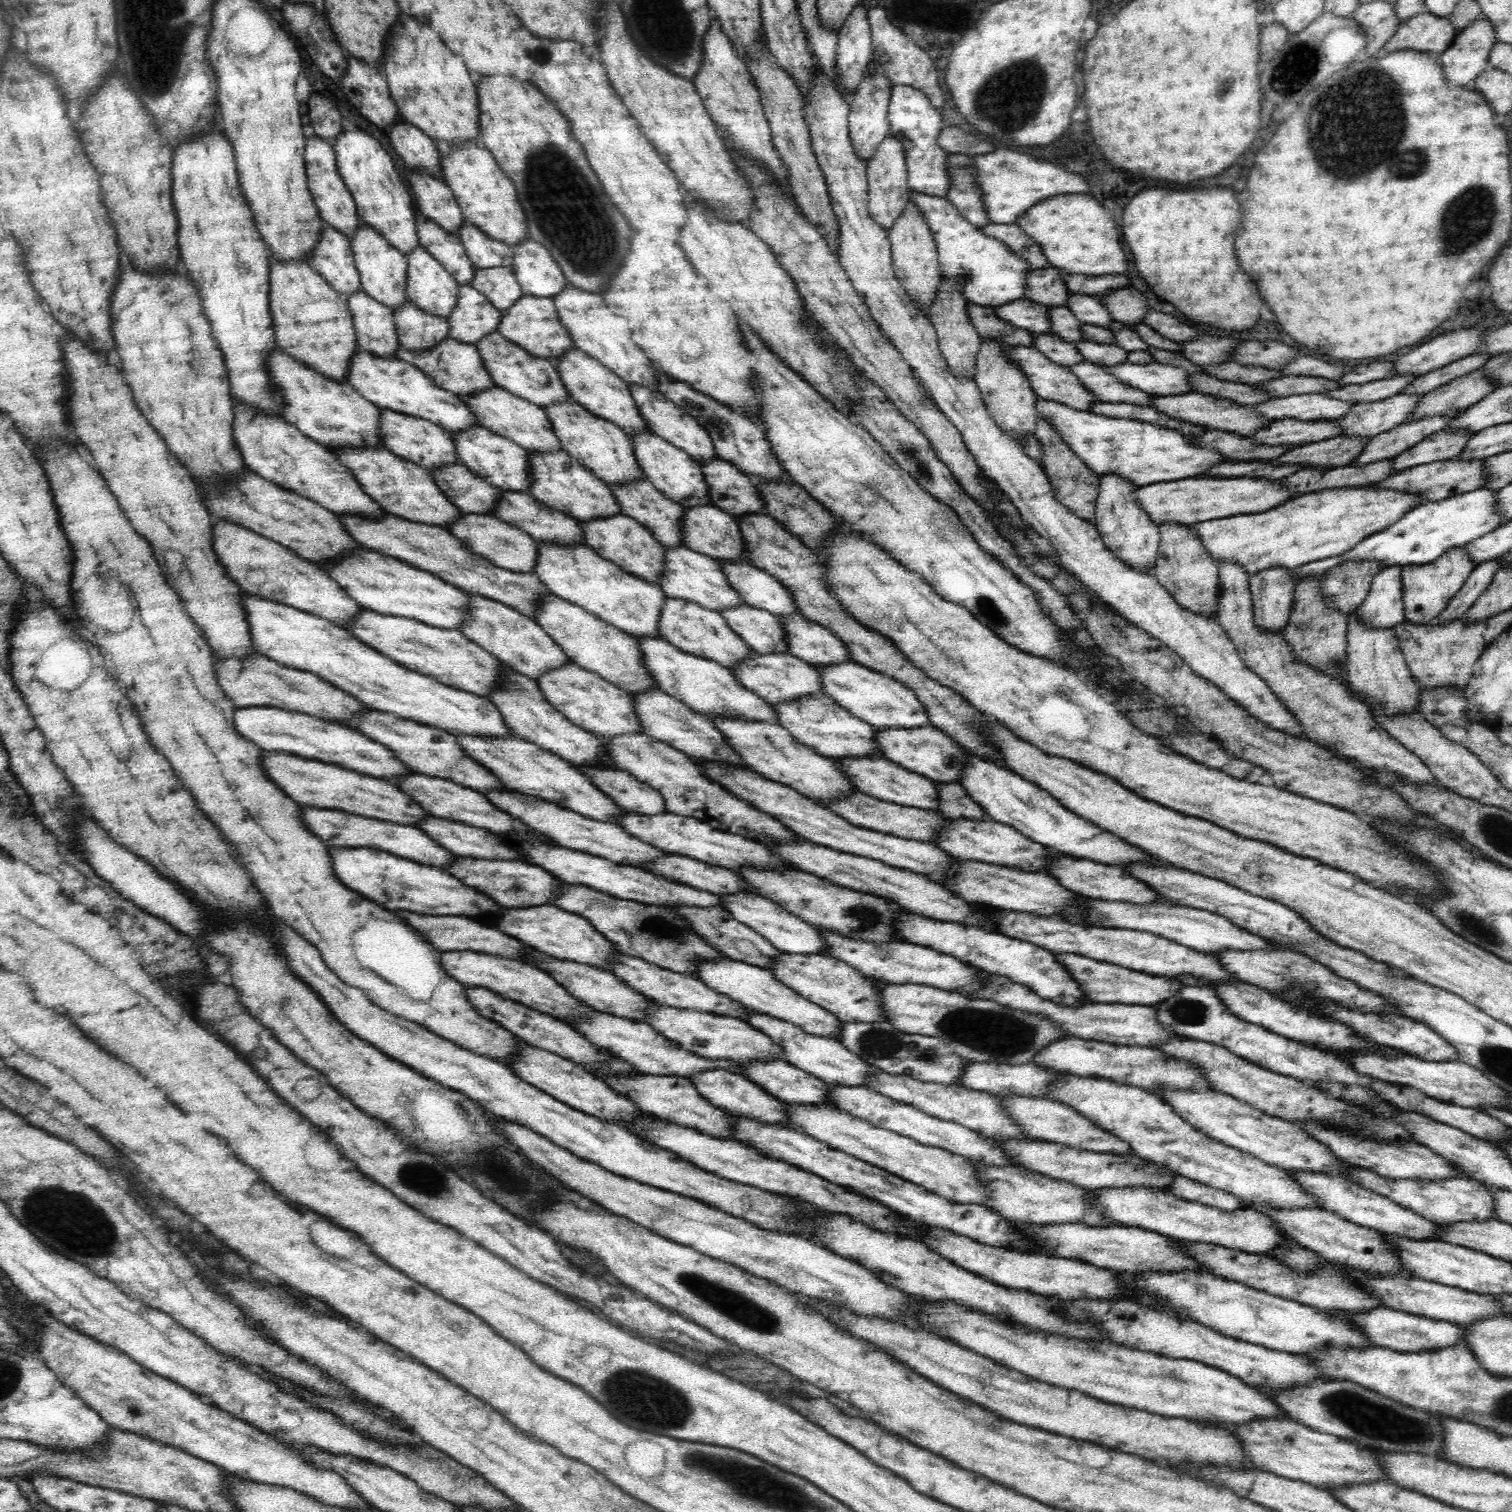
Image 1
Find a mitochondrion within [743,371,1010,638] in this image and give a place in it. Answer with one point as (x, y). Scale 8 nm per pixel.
(919, 462)

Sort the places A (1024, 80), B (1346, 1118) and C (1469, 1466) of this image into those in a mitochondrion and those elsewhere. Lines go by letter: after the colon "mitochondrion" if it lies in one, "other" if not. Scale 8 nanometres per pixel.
A: mitochondrion
B: mitochondrion
C: other

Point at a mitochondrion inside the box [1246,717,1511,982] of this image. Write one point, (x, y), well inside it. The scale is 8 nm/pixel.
(1475, 926)

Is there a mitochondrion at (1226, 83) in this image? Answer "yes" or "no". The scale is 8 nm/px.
yes

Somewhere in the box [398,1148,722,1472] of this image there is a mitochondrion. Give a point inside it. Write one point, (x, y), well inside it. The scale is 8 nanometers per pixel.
(642, 1399)

